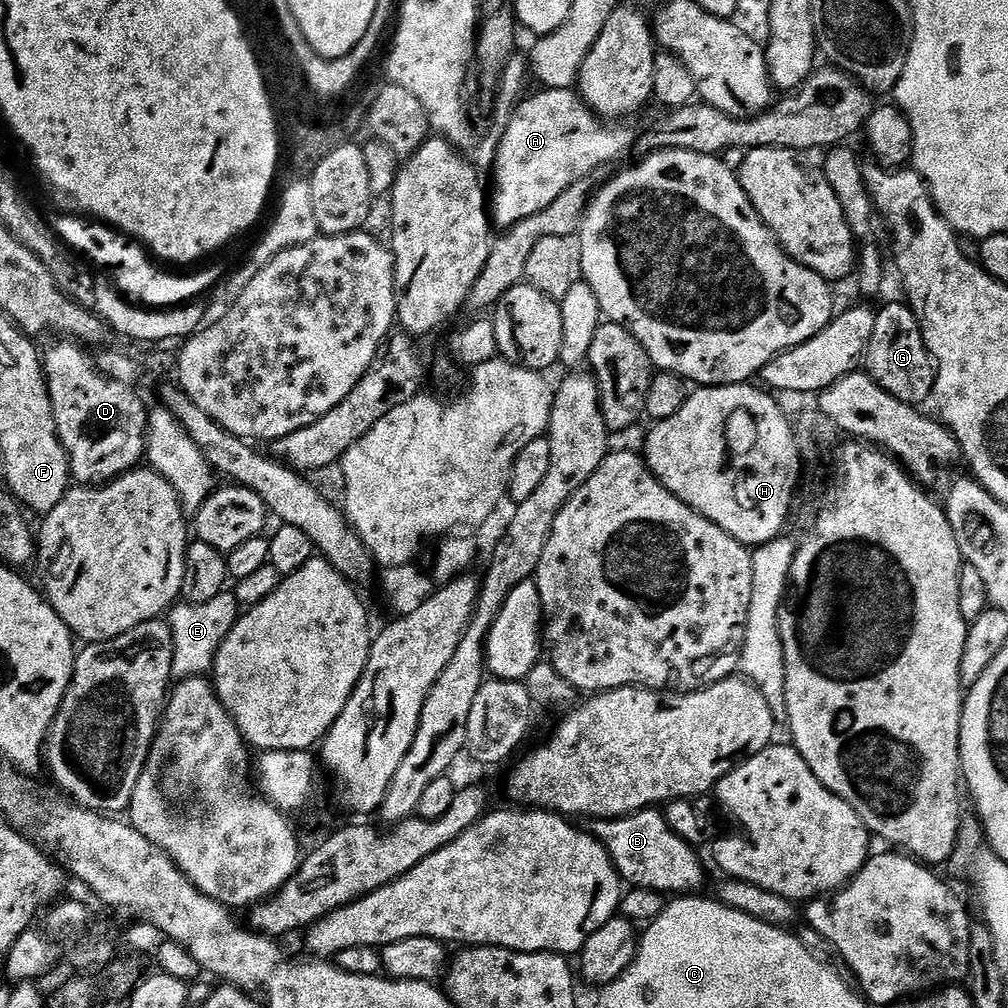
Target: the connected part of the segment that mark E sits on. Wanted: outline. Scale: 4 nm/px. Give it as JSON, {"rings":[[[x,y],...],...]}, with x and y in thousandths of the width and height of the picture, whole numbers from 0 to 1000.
{"rings":[[[230,585],[216,589],[216,593],[208,593],[208,597],[176,598],[166,612],[173,633],[172,672],[176,676],[181,676],[186,675],[188,671],[202,671],[209,668],[215,645],[220,641],[220,637],[226,632],[239,610],[240,601],[234,596],[233,586]]]}

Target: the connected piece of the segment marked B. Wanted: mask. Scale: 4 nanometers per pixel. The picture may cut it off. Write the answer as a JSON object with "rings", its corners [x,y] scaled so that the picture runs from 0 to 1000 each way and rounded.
{"rings":[[[651,804],[628,806],[625,810],[617,810],[614,813],[591,813],[585,824],[592,833],[599,836],[609,859],[615,865],[616,874],[633,881],[647,881],[650,885],[660,887],[687,887],[698,877],[698,857],[689,840],[681,836],[673,826],[664,819],[662,813]]]}

